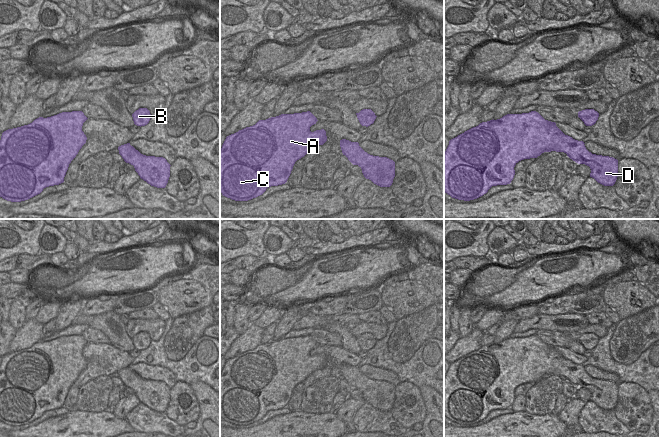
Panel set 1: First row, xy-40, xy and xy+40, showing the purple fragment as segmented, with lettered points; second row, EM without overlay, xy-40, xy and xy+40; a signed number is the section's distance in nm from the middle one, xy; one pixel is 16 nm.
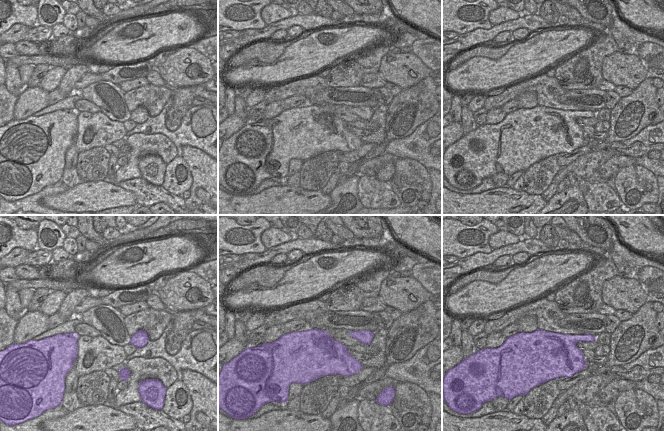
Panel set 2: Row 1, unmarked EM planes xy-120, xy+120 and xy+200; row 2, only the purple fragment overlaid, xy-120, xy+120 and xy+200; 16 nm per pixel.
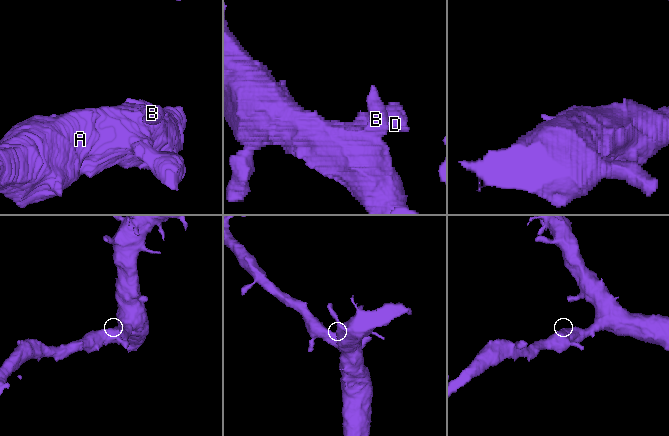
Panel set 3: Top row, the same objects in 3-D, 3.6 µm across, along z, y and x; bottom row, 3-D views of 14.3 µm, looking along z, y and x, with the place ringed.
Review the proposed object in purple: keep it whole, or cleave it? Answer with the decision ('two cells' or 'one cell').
one cell

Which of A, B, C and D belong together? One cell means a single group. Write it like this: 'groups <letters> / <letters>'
groups A B C D

